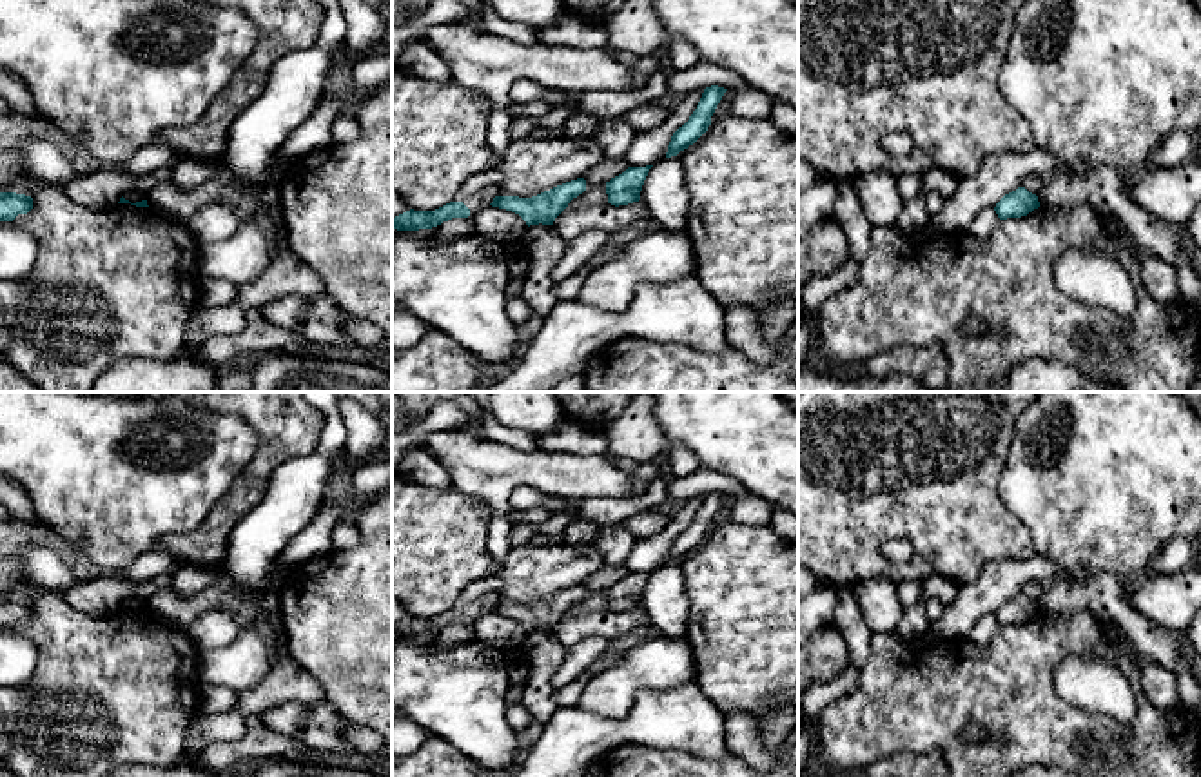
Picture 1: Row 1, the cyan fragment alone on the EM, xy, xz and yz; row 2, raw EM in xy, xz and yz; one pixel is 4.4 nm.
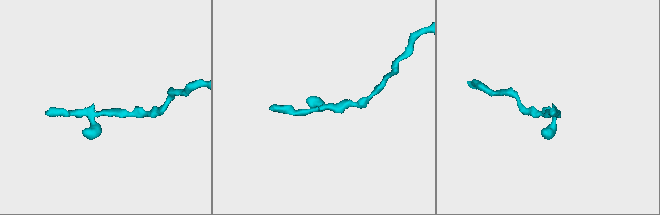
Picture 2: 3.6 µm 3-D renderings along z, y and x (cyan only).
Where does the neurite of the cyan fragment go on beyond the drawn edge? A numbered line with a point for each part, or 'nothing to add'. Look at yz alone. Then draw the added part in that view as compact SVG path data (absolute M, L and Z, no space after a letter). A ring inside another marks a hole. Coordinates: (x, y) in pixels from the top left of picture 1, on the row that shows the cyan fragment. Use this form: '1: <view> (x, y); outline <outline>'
nothing to add

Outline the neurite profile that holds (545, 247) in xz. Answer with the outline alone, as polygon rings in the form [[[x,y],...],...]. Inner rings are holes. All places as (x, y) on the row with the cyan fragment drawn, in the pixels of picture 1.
[[[530,225],[524,231],[524,245],[528,251],[528,272],[521,283],[521,296],[532,305],[533,312],[548,318],[557,305],[557,283],[552,280],[552,270],[566,251],[553,225]]]

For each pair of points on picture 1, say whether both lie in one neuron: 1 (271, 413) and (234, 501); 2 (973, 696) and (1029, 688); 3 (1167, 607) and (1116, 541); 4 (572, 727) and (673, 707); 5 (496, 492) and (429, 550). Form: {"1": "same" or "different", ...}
{"1": "same", "2": "same", "3": "different", "4": "same", "5": "different"}

